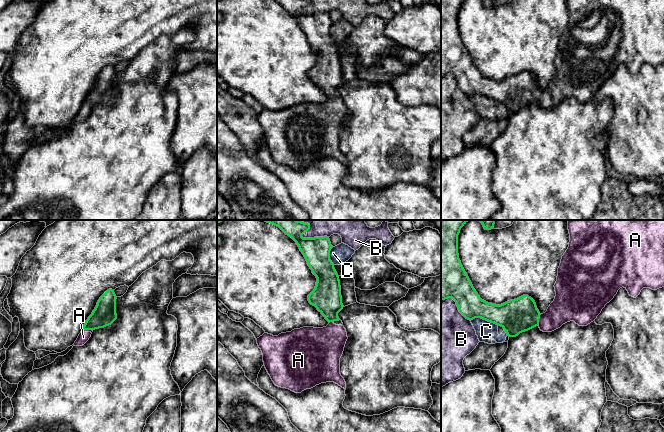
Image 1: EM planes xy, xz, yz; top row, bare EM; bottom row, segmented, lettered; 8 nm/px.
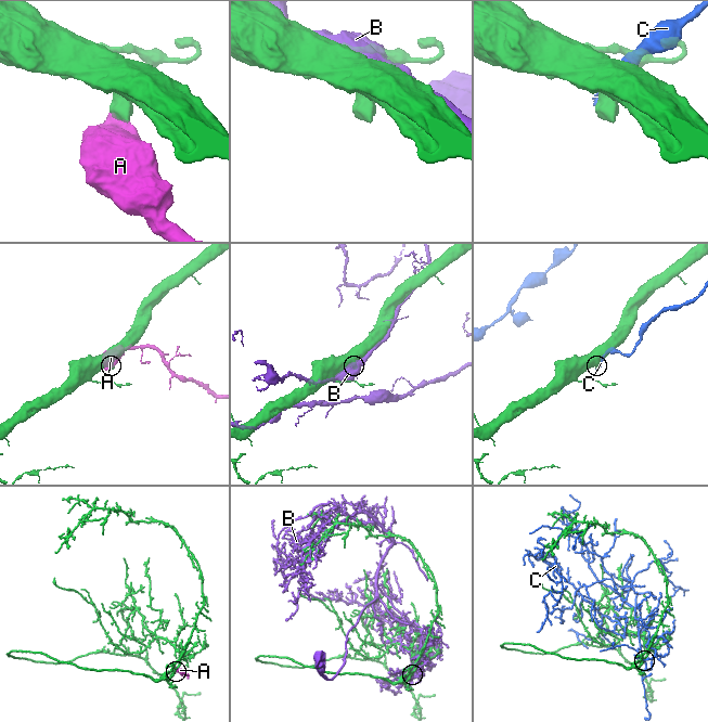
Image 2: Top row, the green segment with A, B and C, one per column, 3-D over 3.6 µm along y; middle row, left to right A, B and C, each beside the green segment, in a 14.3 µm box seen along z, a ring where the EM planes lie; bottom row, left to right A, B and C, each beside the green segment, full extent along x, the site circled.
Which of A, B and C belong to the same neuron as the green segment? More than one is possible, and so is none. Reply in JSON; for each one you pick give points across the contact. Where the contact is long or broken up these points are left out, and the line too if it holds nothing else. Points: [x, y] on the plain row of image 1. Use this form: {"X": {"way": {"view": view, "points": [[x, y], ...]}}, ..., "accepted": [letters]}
{"A": {"way": {"view": "yz", "points": [[519, 91], [538, 96], [551, 96], [566, 83]]}}, "accepted": ["A"]}

